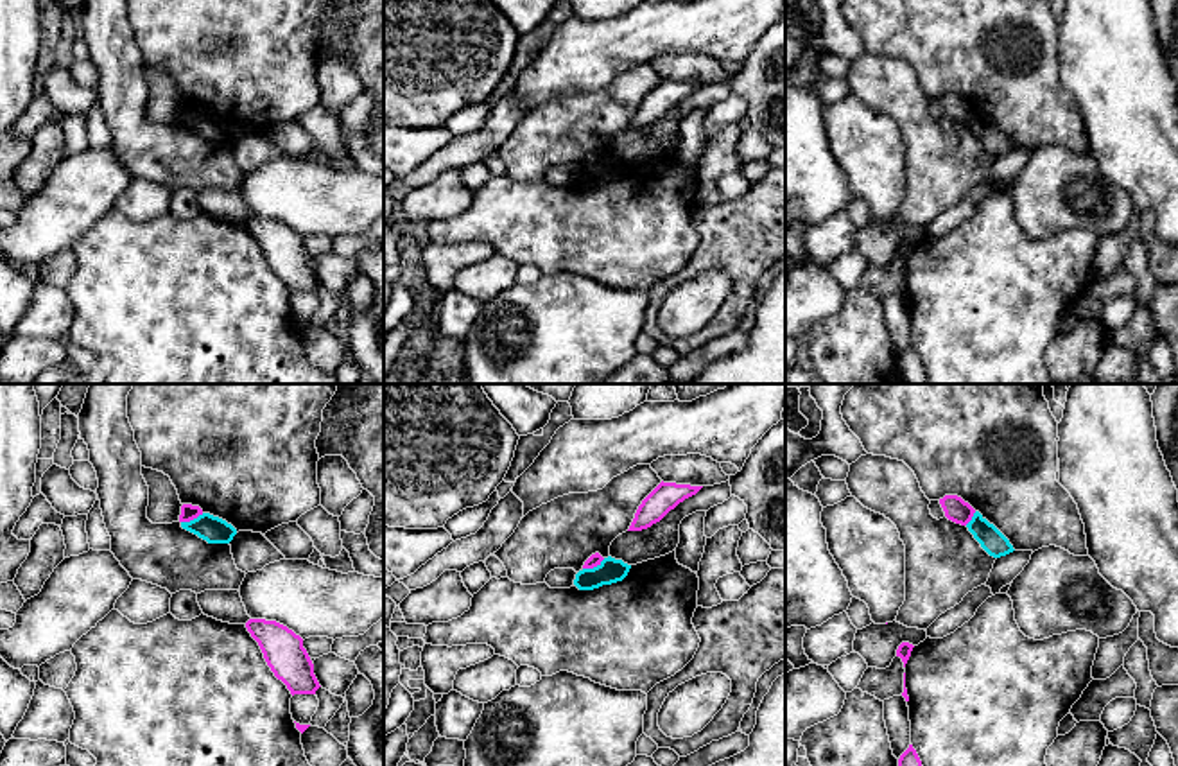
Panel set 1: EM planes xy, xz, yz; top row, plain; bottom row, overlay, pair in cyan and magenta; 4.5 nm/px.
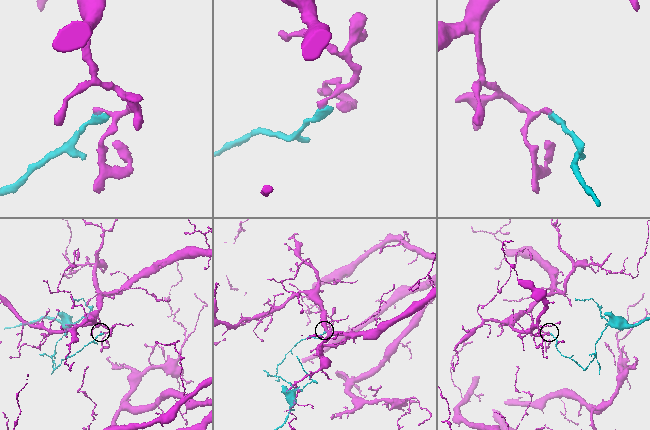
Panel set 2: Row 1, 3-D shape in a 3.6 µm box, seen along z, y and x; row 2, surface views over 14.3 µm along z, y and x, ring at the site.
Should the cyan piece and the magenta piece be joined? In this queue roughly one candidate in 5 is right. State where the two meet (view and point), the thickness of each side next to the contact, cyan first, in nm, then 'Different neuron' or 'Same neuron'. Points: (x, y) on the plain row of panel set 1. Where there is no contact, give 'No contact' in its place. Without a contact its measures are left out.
Touches cyan at xz (594, 165). Thickness 110 nm (cyan) against 60 nm. Different neuron

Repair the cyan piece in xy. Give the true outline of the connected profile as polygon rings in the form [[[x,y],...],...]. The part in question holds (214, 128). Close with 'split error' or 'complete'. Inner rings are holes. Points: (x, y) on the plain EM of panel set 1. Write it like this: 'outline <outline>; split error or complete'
outline [[[203,111],[190,120],[181,120],[181,126],[206,138],[208,142],[230,142],[237,127],[226,118]]]; complete

